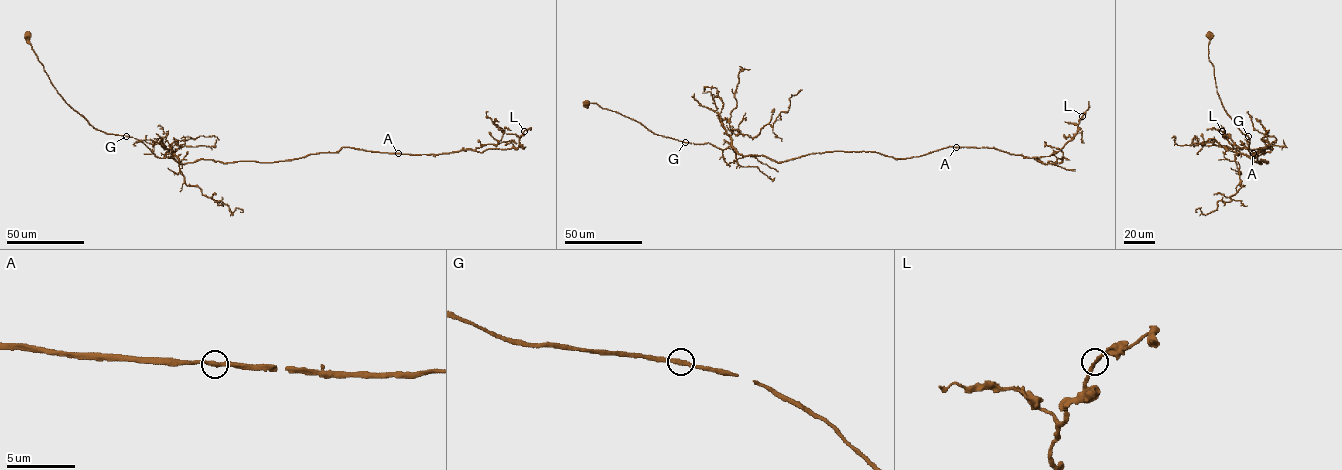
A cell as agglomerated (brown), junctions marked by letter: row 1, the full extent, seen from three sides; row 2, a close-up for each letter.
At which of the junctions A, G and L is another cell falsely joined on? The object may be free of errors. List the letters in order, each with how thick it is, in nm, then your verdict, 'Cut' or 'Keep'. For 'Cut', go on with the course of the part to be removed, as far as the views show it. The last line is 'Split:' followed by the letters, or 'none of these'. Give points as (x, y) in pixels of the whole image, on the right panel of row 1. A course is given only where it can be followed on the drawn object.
A: Thickness 360 nm. Keep
G: Thickness 260 nm. Keep
L: Thickness 240 nm. Keep
Split: none of these

